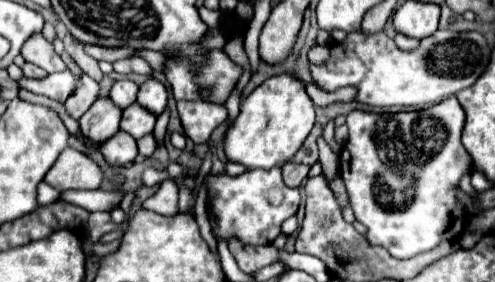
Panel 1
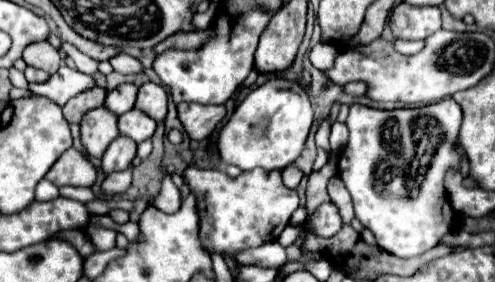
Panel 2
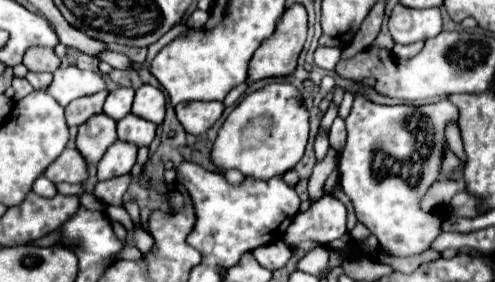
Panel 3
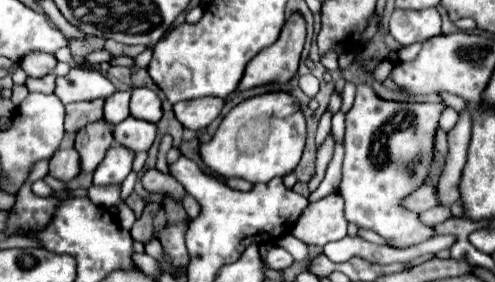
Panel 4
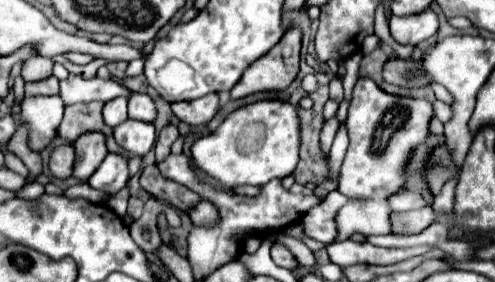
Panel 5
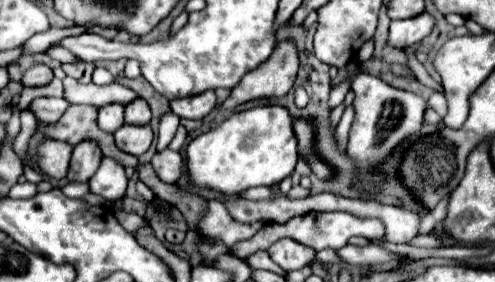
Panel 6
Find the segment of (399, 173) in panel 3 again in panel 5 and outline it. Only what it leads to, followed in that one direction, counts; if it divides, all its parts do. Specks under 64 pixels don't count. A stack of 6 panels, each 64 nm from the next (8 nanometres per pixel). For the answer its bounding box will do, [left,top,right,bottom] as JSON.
[336,78,432,238]

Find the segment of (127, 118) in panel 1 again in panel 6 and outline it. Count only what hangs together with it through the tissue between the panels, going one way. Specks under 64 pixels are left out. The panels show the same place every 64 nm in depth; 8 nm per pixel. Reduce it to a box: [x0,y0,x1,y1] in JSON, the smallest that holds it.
[114,124,152,156]

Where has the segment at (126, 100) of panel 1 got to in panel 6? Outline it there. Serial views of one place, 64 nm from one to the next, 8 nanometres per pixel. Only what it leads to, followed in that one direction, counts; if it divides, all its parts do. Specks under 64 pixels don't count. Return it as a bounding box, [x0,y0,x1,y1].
[98,104,124,132]

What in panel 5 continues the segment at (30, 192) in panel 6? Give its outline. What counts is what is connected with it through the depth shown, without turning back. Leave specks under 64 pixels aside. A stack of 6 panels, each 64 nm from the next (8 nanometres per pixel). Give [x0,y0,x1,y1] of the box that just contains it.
[16,182,44,200]

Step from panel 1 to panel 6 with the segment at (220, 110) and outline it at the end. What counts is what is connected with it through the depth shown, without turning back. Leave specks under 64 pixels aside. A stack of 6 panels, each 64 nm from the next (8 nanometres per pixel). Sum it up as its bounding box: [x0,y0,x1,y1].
[170,92,216,120]

